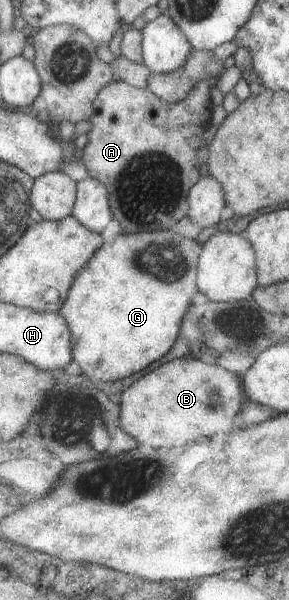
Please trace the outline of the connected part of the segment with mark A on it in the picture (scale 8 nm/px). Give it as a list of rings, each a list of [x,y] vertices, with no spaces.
[[[205,77],[193,85],[189,94],[176,103],[165,102],[151,89],[140,89],[128,82],[115,80],[105,85],[95,102],[92,114],[89,142],[83,149],[82,162],[89,169],[90,176],[108,186],[114,218],[129,234],[149,231],[175,230],[177,222],[188,216],[190,211],[189,193],[200,181],[201,168],[199,150],[203,146],[203,134],[211,124],[211,108],[214,100],[212,90],[217,77]]]

